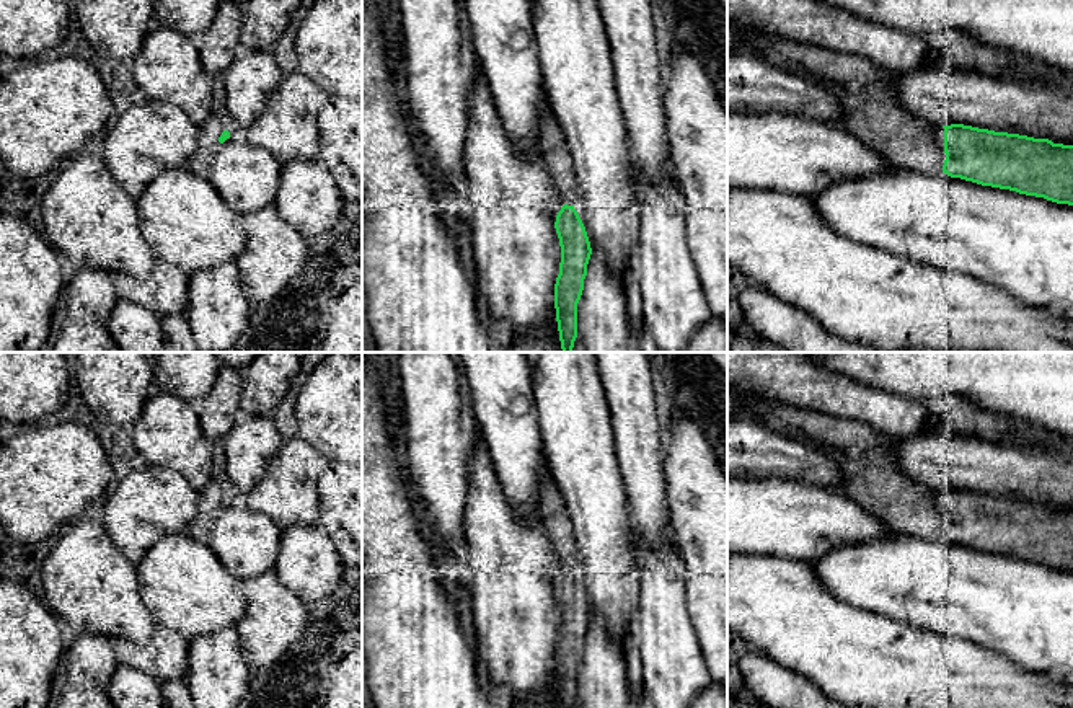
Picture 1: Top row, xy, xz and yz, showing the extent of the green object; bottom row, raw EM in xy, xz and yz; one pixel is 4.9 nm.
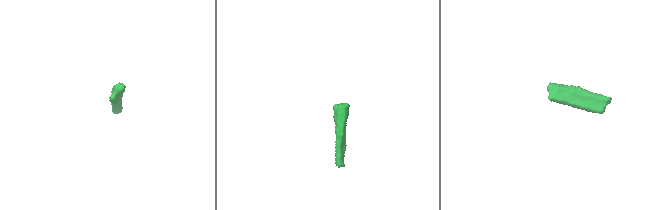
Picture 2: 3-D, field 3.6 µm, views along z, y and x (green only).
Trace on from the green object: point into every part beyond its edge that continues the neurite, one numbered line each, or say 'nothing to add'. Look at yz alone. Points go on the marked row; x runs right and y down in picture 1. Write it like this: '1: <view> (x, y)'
1: yz (871, 113)

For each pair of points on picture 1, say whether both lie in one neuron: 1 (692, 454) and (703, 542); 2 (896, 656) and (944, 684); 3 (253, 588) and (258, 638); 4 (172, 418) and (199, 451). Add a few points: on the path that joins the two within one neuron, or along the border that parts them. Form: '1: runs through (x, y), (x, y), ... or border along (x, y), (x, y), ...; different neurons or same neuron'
1: runs through (693, 475), (703, 501), (703, 521); same neuron
2: runs through (907, 668), (910, 671), (933, 672); same neuron
3: runs through (258, 601), (258, 625); same neuron
4: runs through (175, 426), (191, 442); same neuron

